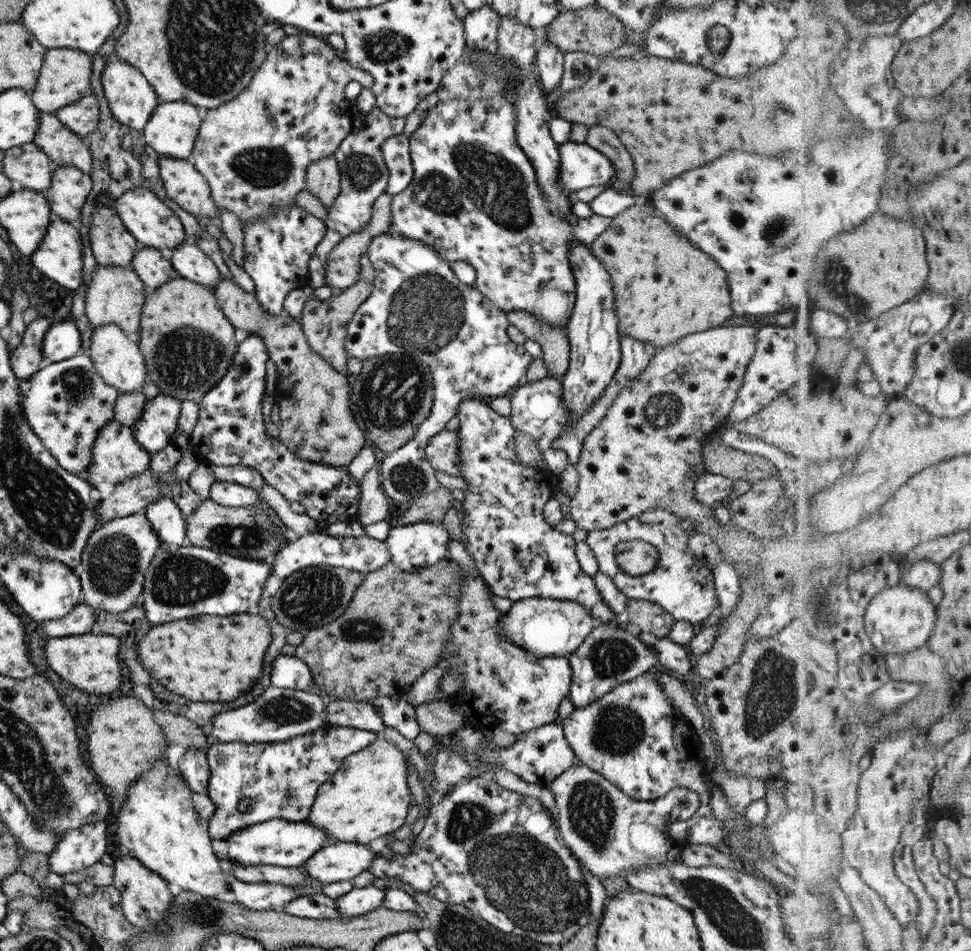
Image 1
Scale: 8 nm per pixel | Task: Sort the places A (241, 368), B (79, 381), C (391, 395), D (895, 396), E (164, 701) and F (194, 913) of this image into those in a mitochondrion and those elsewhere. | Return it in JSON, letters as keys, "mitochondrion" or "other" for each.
{"A":"mitochondrion","B":"mitochondrion","C":"mitochondrion","D":"other","E":"other","F":"mitochondrion"}

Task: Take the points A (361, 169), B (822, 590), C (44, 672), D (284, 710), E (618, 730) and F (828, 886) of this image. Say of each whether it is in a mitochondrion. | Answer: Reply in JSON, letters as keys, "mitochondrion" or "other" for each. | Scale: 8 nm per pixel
{"A":"mitochondrion","B":"mitochondrion","C":"other","D":"mitochondrion","E":"mitochondrion","F":"other"}

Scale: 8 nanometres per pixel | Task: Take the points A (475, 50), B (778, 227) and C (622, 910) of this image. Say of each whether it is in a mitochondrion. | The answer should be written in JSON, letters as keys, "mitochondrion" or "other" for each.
{"A":"other","B":"mitochondrion","C":"other"}

